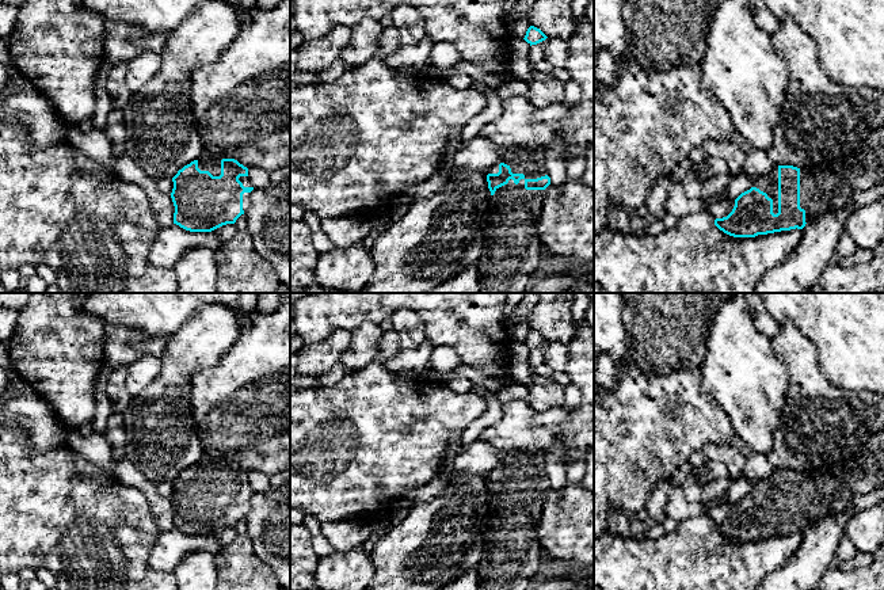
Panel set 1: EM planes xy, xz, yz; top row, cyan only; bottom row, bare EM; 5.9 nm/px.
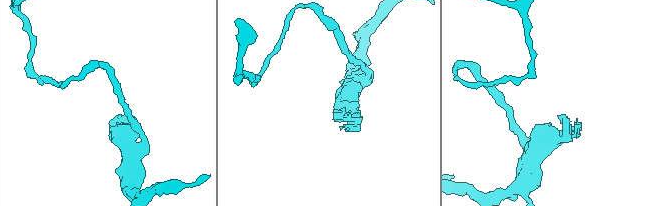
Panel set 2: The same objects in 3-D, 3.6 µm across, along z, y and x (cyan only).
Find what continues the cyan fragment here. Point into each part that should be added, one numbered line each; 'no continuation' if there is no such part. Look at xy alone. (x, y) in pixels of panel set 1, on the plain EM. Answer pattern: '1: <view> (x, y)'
1: xy (206, 465)

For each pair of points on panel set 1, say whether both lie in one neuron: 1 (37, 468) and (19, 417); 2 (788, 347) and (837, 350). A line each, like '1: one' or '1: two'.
1: two
2: two

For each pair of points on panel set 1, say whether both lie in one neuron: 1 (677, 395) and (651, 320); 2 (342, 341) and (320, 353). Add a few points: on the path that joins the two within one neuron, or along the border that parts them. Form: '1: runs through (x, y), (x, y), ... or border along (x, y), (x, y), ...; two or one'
1: border along (637, 365), (641, 370), (655, 375), (697, 370); two
2: runs through (336, 343), (326, 353); one

